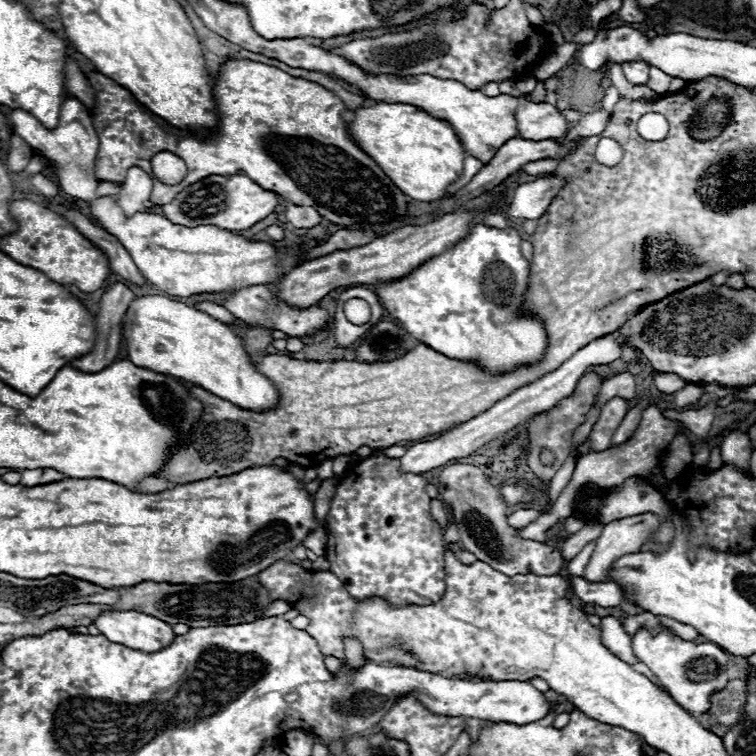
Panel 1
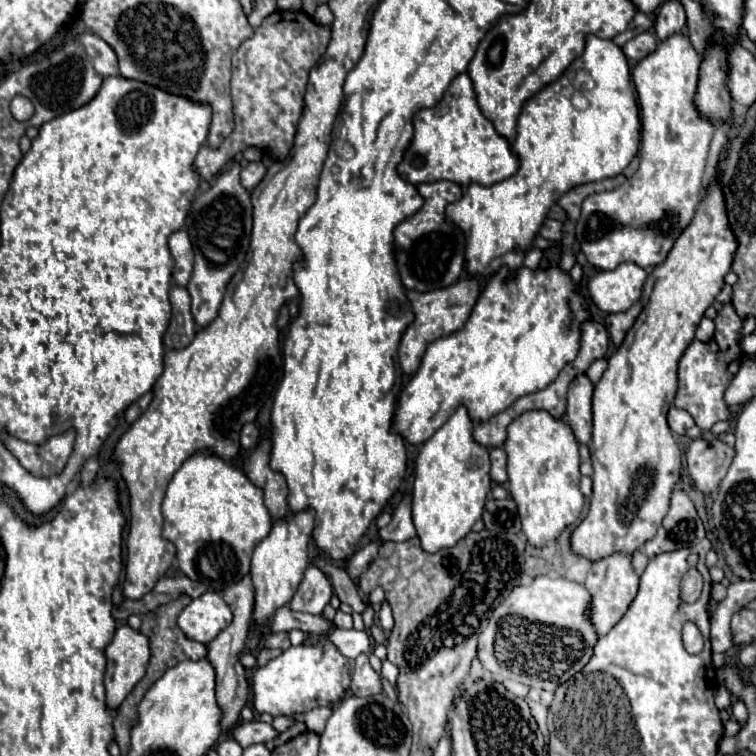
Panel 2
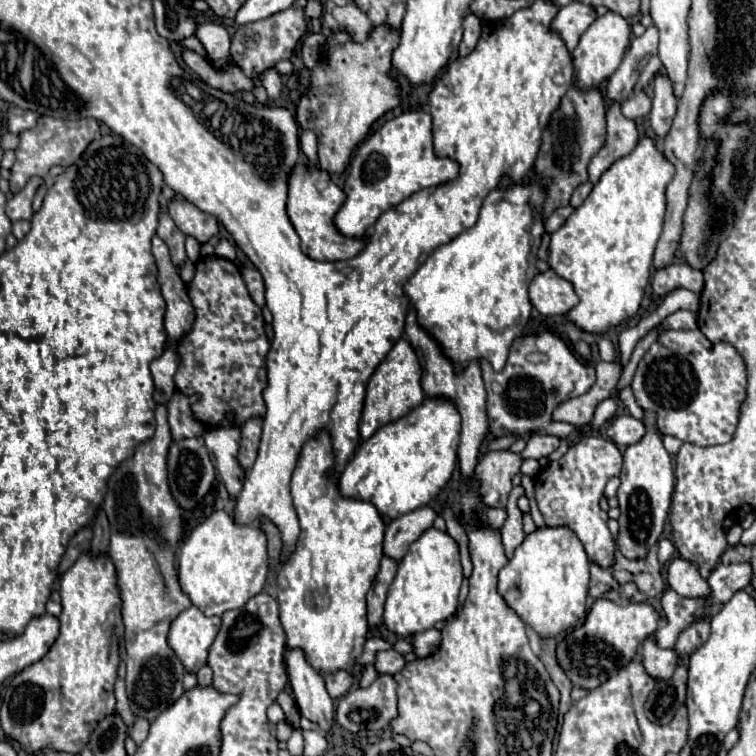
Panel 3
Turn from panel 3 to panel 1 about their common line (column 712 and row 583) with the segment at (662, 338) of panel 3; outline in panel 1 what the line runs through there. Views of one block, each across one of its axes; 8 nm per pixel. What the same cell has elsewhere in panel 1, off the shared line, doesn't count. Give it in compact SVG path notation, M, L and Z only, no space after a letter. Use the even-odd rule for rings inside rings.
M376 450L372 456L368 456L366 460L358 462L354 466L354 480L348 482L348 476L338 484L334 496L330 498L330 510L326 516L326 532L328 532L328 542L326 542L326 558L330 560L330 572L336 574L340 578L340 582L344 584L344 588L348 590L348 594L352 594L352 598L388 598L388 602L396 602L396 606L404 606L404 602L420 602L420 604L428 604L428 602L438 602L444 594L444 540L442 540L442 530L438 526L438 522L432 518L430 514L430 496L426 494L426 478L420 474L400 474L400 462L398 460L388 460L382 456L382 450Z

